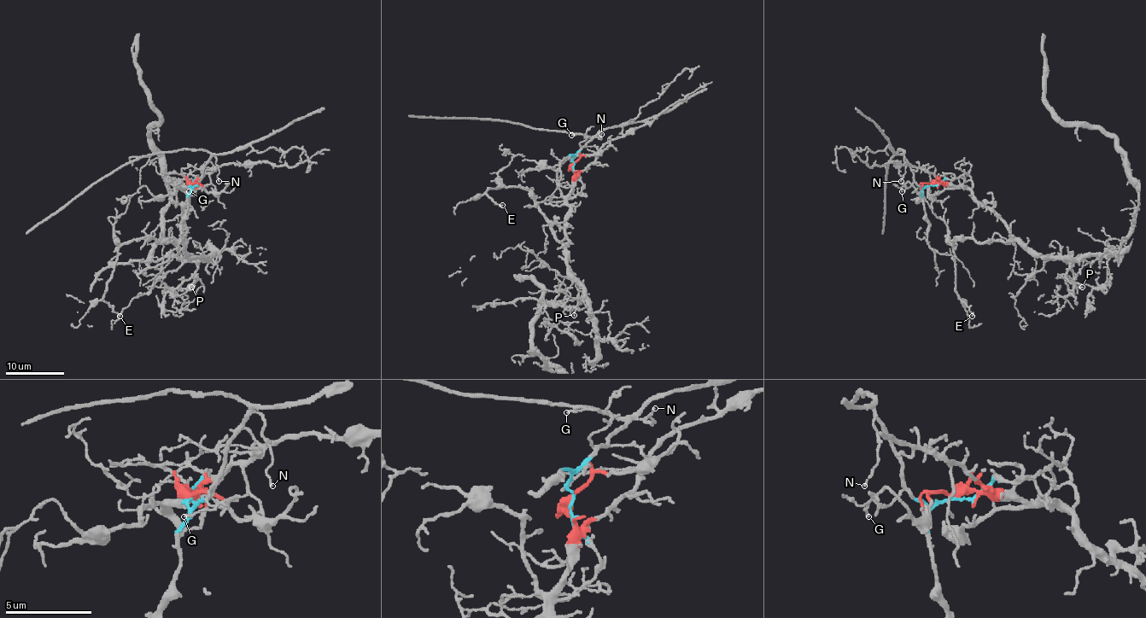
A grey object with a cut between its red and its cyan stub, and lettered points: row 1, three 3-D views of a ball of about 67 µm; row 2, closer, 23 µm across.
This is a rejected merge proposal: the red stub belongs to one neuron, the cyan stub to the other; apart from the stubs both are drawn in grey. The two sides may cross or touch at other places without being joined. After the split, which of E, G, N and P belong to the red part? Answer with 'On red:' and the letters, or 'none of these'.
On red: E, P

